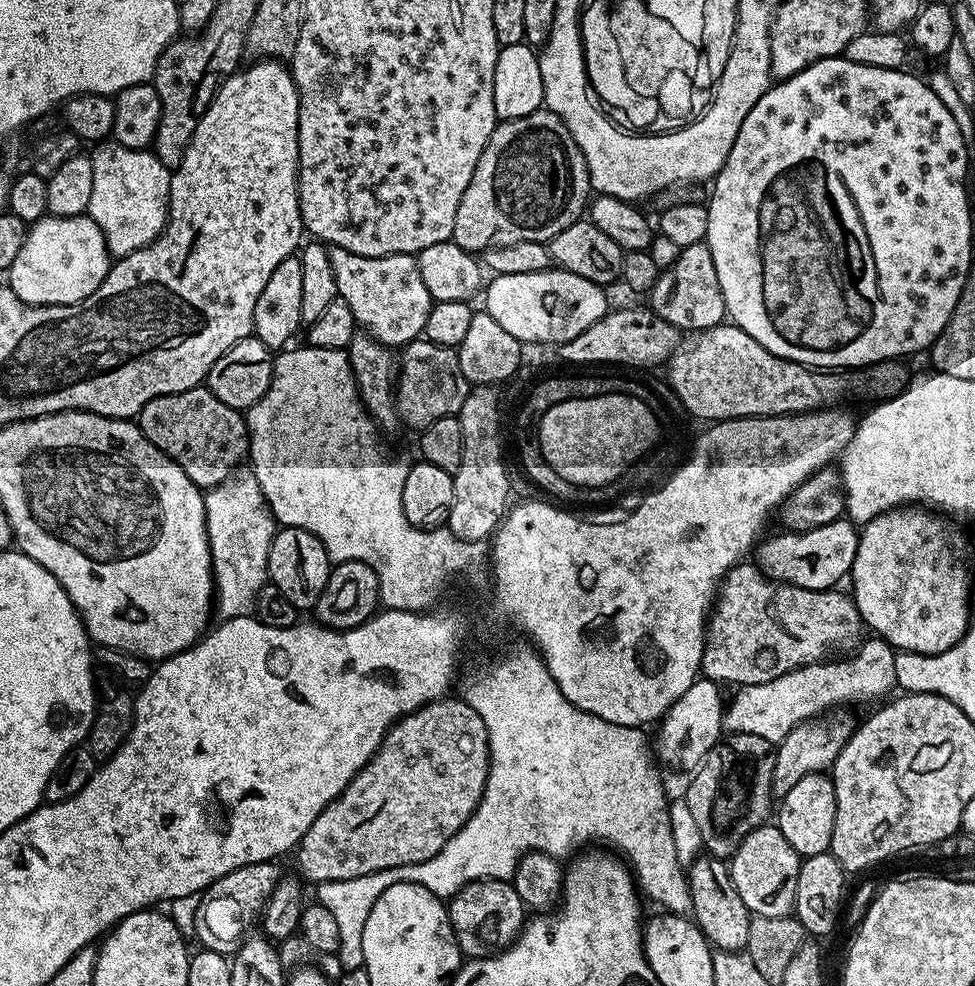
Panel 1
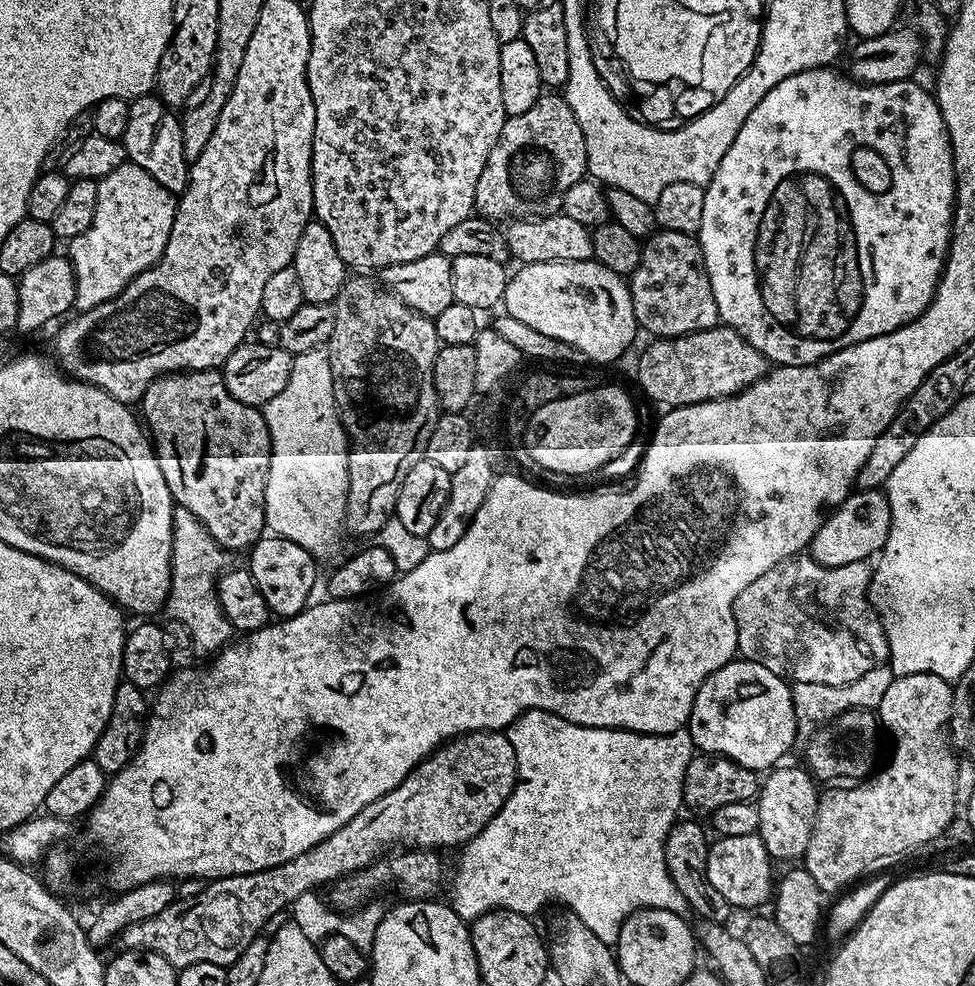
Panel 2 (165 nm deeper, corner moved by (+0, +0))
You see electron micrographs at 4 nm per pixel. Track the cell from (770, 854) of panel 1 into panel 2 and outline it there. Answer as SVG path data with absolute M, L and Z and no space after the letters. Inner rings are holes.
M741 834L734 838L726 838L721 836L711 841L708 849L708 861L706 862L706 874L710 878L710 883L714 886L714 890L718 890L718 894L722 894L722 898L726 898L726 902L730 902L733 909L740 908L756 908L752 910L760 910L764 903L771 901L774 896L774 876L772 880L772 867L774 861L772 855L766 850L766 842L762 842L762 838L758 834Z

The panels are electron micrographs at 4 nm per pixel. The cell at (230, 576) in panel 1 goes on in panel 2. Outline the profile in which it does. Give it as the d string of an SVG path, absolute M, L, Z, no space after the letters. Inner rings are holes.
M183 510L172 513L172 585L168 591L166 612L169 612L192 639L198 655L215 654L233 639L234 629L220 608L216 596L217 580L229 567L229 553L210 538L206 526Z

